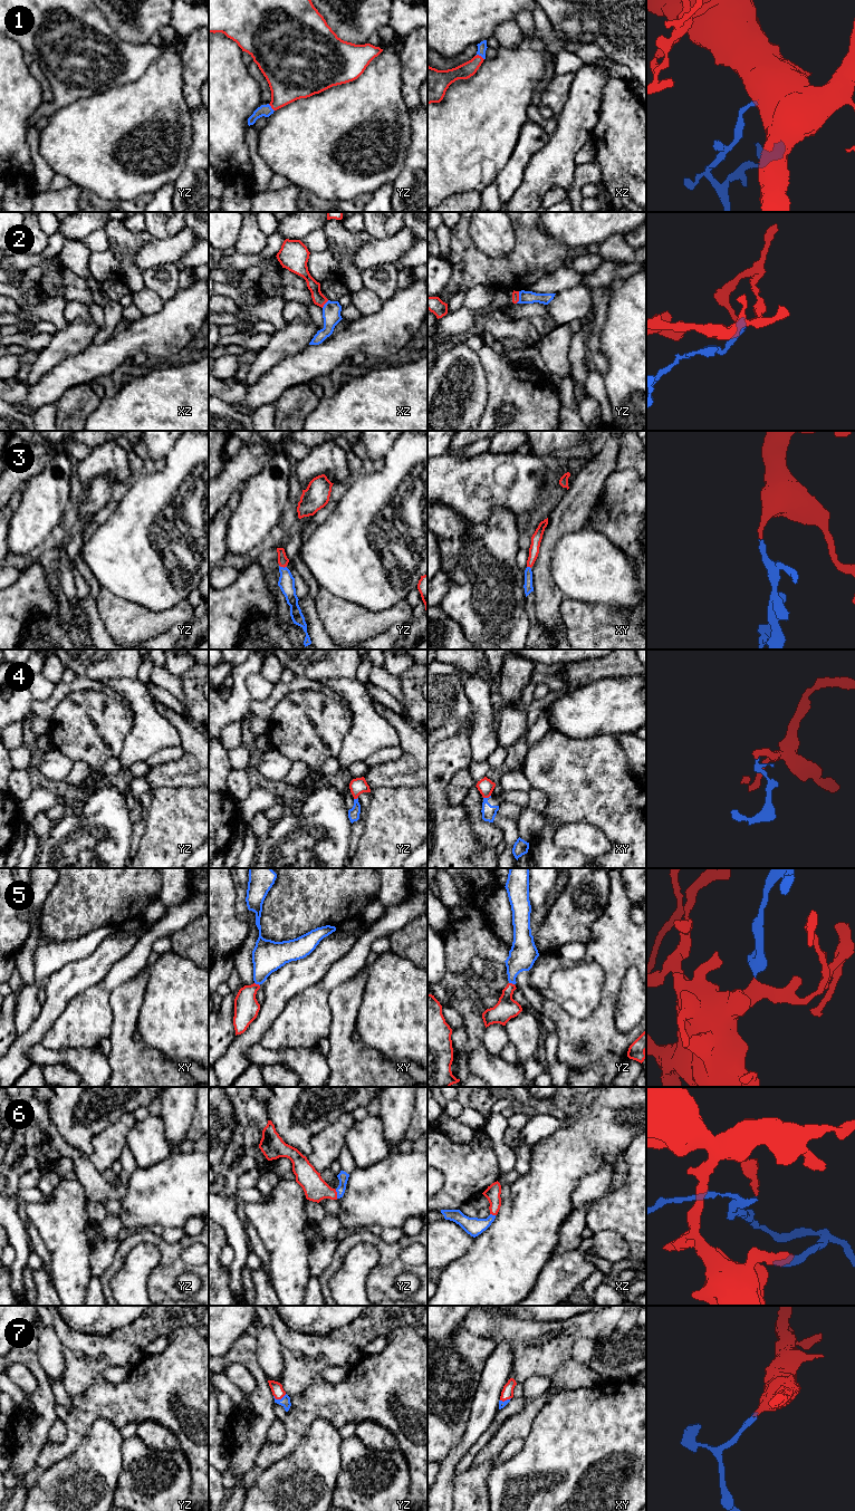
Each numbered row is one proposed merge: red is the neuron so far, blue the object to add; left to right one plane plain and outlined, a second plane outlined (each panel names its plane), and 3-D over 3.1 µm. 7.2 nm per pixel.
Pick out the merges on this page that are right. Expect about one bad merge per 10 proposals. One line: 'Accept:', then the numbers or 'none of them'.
Accept: 1, 3, 4, 5, 6, 7

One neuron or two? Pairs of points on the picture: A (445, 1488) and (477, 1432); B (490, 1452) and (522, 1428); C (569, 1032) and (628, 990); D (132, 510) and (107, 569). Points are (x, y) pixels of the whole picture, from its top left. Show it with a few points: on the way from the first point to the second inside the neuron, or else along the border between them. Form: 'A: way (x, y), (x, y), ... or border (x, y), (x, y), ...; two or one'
A: way (445, 1474), (447, 1466), (464, 1445); one
B: way (497, 1444), (515, 1428); one
C: border (626, 973), (616, 1002), (614, 1023); two
D: way (130, 525), (123, 538), (119, 555); one

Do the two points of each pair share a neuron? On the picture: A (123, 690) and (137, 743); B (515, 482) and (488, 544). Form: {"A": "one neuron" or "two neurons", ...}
{"A": "one neuron", "B": "two neurons"}

